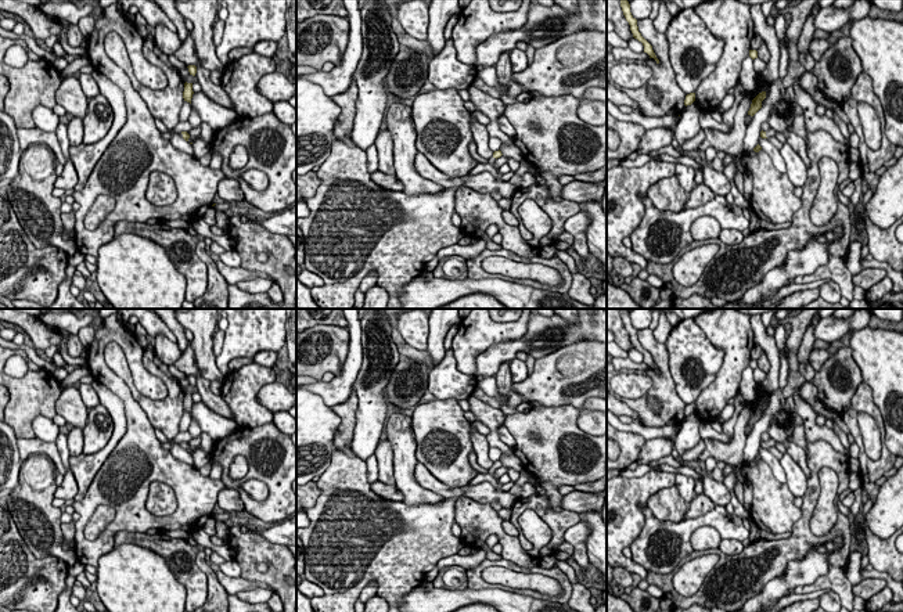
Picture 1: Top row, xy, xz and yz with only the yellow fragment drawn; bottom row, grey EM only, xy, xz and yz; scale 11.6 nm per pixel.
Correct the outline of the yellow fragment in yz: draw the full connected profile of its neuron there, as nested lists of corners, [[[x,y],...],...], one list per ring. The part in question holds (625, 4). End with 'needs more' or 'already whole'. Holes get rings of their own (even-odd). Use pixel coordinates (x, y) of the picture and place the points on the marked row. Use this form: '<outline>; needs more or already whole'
[[[620,0],[620,7],[622,7],[622,11],[623,11],[623,15],[625,15],[626,21],[630,25],[630,30],[633,33],[633,37],[637,39],[638,42],[641,42],[643,46],[644,46],[644,53],[647,53],[650,55],[650,58],[654,58],[656,61],[656,64],[659,64],[659,60],[656,58],[656,55],[652,50],[652,46],[638,32],[637,19],[630,12],[629,1],[627,0]]]; already whole

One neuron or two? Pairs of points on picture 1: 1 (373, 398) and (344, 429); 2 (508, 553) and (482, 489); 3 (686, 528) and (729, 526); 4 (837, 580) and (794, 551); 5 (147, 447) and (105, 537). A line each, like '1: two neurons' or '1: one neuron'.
1: two neurons
2: two neurons
3: one neuron
4: one neuron
5: one neuron

